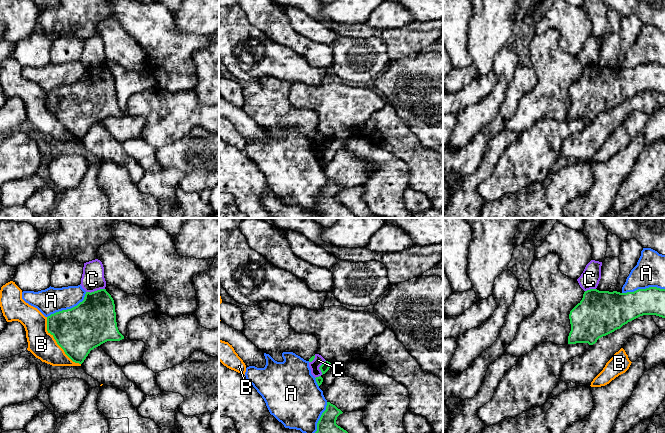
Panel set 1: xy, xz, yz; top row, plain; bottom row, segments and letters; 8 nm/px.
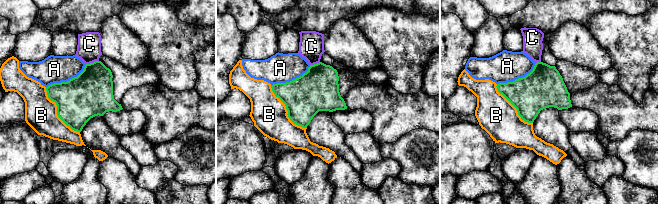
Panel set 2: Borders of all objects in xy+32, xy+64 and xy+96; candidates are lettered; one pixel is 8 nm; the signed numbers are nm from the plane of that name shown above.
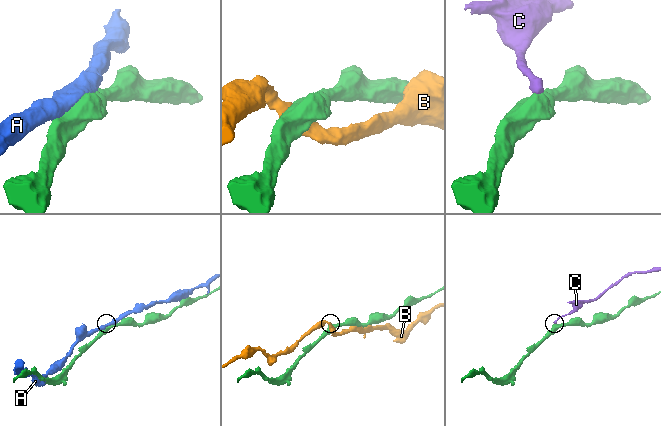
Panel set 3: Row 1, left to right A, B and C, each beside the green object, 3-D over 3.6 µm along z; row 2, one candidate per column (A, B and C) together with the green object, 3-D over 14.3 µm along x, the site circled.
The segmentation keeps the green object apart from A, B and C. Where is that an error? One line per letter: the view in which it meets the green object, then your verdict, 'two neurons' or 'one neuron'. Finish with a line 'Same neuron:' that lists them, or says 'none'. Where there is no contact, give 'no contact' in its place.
A: meets green in xy; two neurons
B: meets green in xy; two neurons
C: meets green in xz; two neurons
Same neuron: none

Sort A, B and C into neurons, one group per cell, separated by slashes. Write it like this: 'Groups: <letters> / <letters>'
Groups: A / B / C

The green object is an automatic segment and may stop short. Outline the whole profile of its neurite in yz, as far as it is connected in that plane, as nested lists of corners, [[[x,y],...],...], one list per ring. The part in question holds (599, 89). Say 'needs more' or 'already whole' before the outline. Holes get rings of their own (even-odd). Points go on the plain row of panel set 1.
already whole; [[[649,63],[627,69],[587,66],[582,76],[570,87],[571,107],[568,112],[568,120],[588,119],[593,121],[599,114],[643,91],[665,94],[665,65]]]

